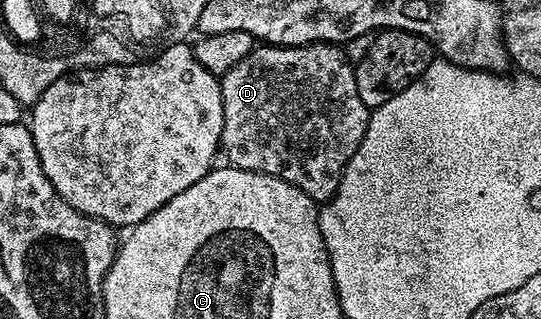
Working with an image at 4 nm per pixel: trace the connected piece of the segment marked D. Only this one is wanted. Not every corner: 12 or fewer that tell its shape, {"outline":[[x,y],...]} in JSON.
{"outline":[[335,44],[219,77],[233,168],[327,202],[366,134]]}

